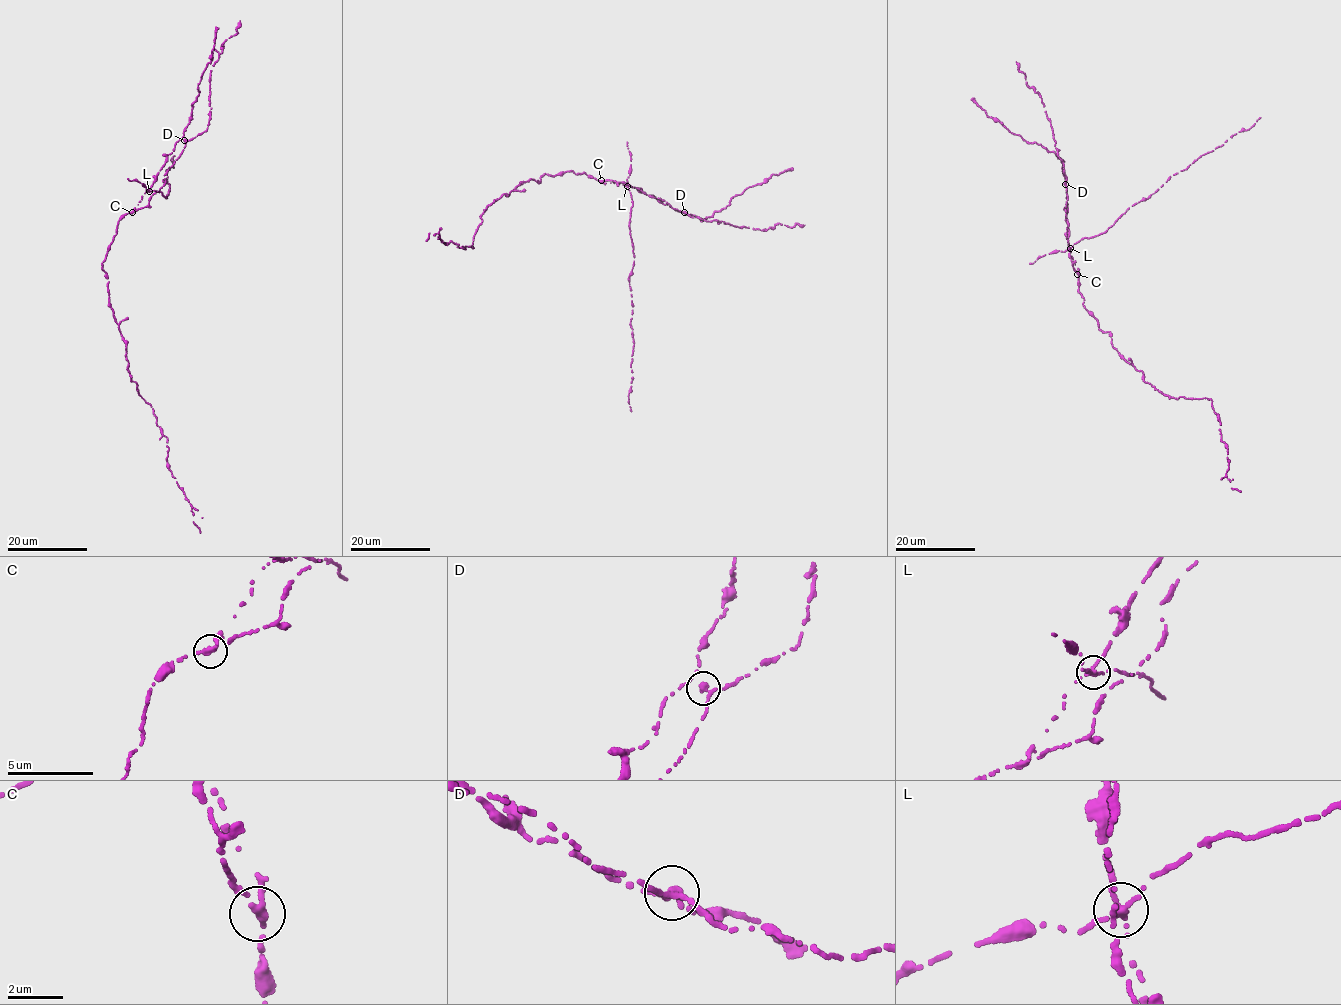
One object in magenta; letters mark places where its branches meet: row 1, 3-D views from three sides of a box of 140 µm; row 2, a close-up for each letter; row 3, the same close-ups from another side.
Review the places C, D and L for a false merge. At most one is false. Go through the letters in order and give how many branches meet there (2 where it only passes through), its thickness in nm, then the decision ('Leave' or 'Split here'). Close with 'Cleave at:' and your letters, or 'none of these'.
C: Branches: 3. Thickness 220 nm. Leave
D: Branches: 4. Thickness 200 nm. Leave
L: Branches: 3. Thickness 240 nm. Split here
Cleave at: L

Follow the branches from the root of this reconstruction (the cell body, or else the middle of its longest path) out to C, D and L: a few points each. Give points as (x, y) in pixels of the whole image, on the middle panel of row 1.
C: (616, 181), (601, 180)
D: (616, 181), (659, 198), (684, 212)
L: (616, 181), (685, 212), (627, 185)

